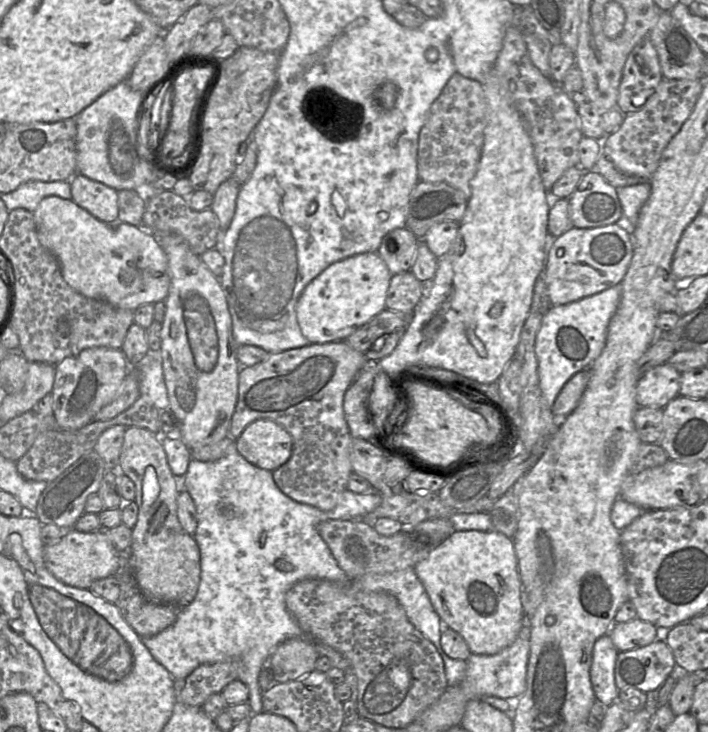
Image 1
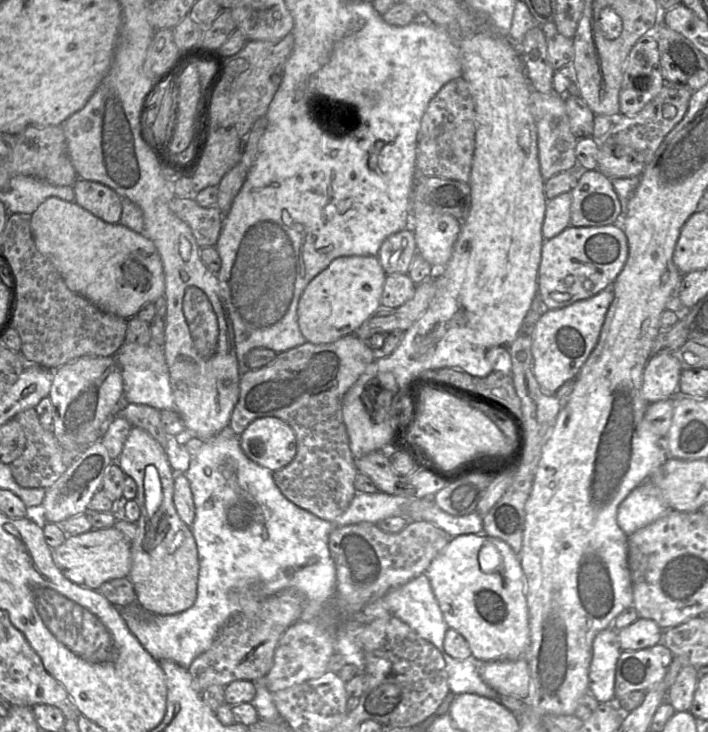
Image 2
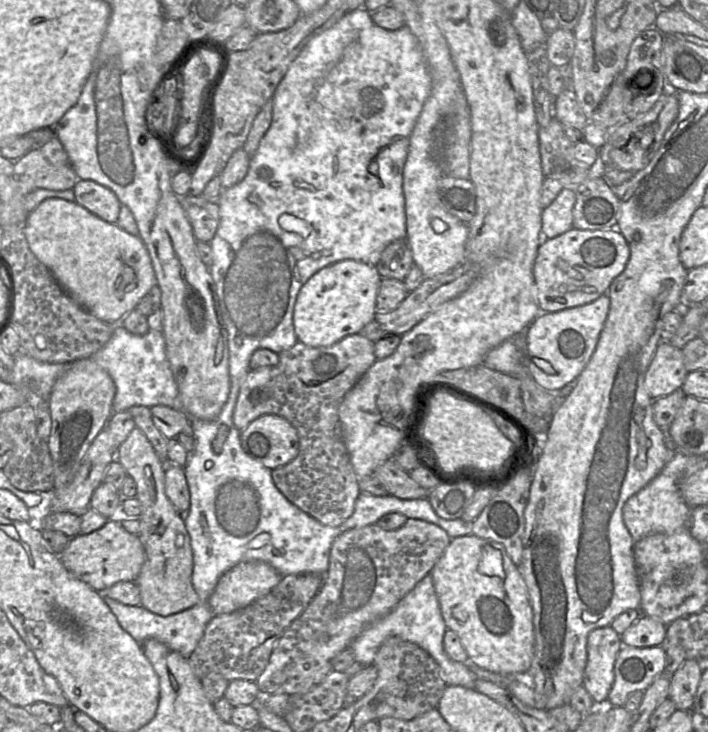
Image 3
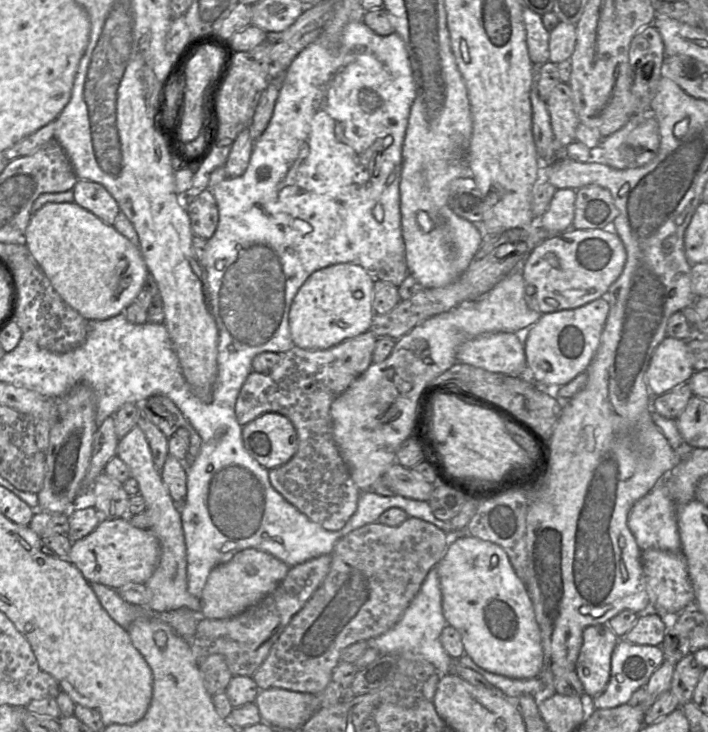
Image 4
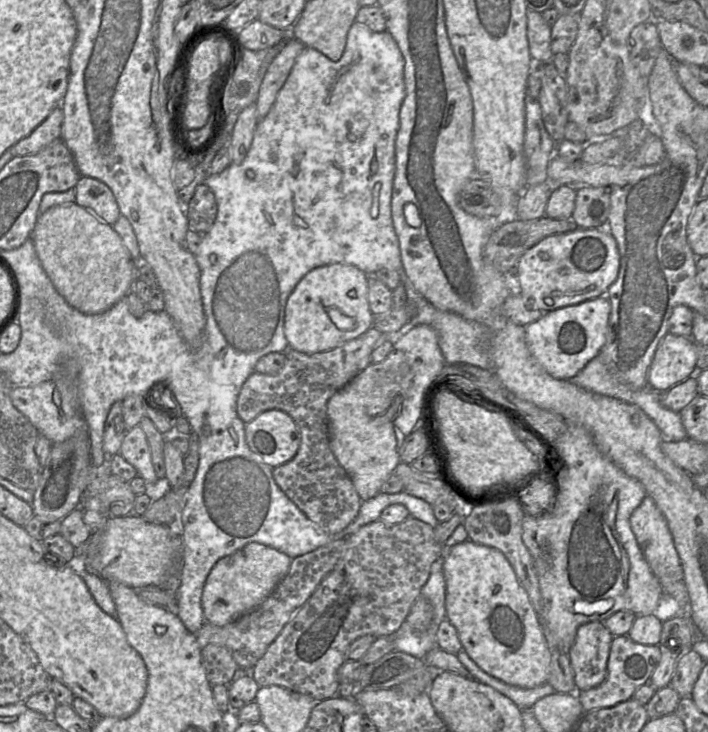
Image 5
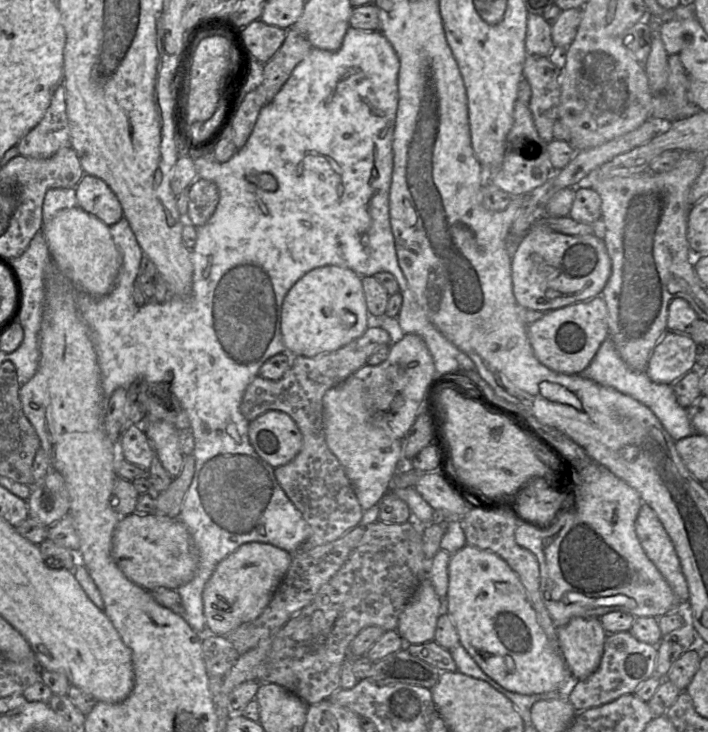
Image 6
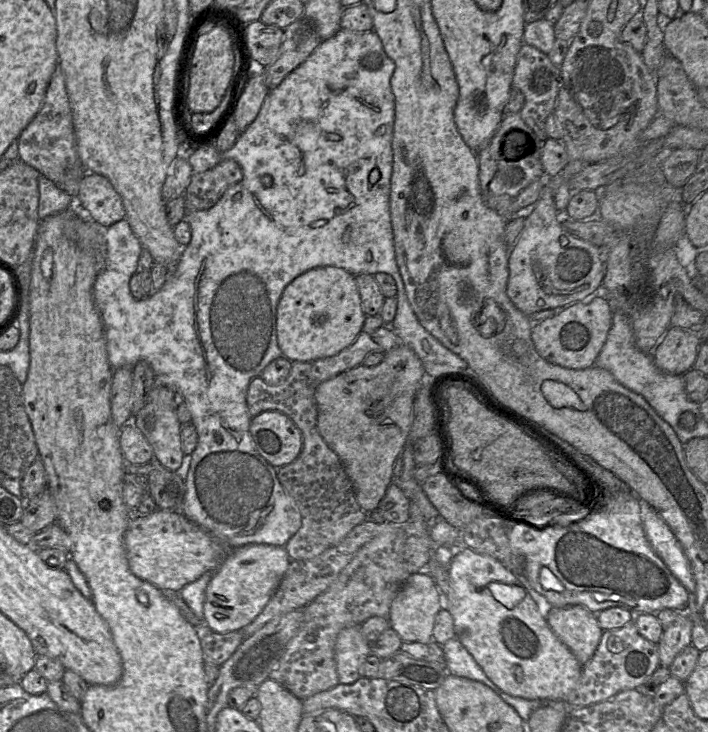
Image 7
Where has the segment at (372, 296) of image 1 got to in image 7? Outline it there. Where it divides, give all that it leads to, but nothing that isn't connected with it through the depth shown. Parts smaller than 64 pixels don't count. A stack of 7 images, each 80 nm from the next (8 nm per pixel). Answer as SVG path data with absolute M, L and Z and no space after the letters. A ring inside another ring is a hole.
M334 266L308 270L285 287L277 305L277 340L282 356L291 362L334 356L355 341L366 317L353 274Z

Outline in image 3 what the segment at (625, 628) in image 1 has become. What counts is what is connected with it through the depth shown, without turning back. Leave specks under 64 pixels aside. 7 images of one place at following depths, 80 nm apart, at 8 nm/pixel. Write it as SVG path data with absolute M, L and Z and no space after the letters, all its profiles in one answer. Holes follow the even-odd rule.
M641 614L623 634L623 645L631 647L663 646L666 641L667 626L661 621Z

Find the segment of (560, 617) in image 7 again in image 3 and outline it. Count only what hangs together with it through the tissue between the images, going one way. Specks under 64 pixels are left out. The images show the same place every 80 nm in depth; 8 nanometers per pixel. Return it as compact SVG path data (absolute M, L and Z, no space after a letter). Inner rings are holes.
M610 626L596 628L588 634L582 685L597 705L606 704L614 683L615 661L622 646L621 635Z

